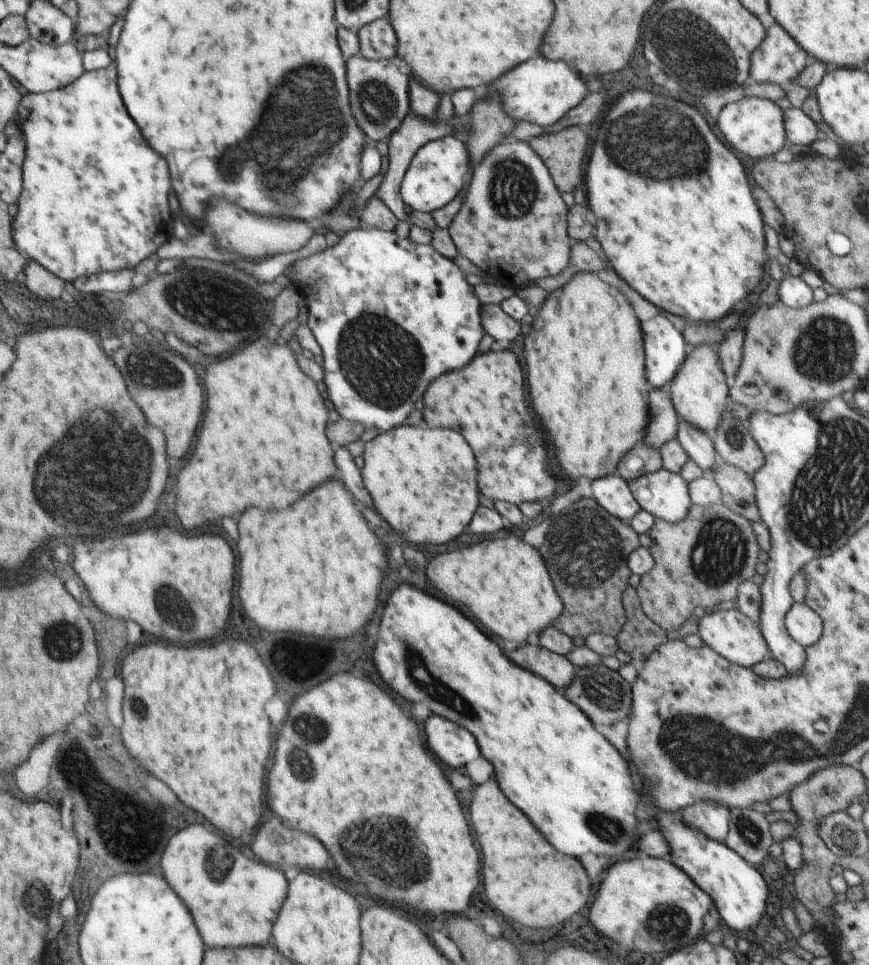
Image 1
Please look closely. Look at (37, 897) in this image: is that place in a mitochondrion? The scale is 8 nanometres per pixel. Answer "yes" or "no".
yes

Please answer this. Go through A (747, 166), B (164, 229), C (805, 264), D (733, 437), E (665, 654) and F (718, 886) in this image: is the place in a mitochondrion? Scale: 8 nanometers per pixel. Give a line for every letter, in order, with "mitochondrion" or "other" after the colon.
A: other
B: other
C: other
D: mitochondrion
E: other
F: other

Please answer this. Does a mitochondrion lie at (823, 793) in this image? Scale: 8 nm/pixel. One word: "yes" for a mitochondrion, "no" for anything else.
yes

